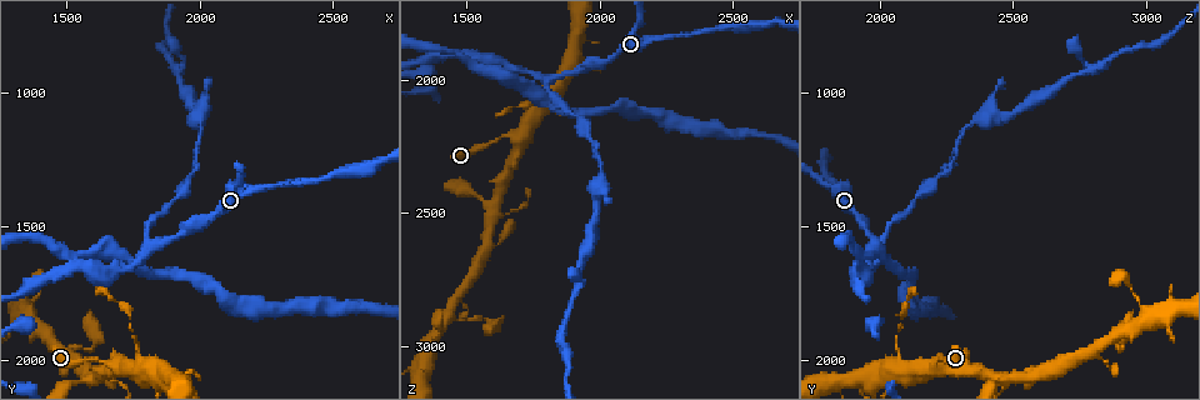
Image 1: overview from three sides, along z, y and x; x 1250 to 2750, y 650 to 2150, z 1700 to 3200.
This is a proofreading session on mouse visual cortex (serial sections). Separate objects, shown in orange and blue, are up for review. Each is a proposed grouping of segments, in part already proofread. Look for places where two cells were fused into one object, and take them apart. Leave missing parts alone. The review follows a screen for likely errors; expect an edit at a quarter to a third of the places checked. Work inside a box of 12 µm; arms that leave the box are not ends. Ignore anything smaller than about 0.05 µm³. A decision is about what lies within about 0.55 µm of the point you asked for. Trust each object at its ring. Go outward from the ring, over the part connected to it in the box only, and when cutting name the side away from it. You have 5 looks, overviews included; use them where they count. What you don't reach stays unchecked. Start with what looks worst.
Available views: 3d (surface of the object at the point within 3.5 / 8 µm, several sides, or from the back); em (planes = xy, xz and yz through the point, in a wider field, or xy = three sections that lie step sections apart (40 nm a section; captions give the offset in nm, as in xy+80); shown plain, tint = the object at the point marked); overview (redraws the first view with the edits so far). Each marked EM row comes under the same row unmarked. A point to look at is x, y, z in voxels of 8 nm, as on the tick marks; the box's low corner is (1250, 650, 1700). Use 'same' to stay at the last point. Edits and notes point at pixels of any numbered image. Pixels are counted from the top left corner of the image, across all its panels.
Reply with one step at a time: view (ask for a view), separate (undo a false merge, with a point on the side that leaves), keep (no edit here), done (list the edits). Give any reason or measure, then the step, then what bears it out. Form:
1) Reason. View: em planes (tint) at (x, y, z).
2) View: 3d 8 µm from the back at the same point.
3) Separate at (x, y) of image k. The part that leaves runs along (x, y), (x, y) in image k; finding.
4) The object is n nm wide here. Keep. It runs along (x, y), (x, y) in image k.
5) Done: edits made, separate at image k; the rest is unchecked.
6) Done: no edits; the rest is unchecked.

A fork. View: 3d 3.5 µm at (1800, 2010, 2060).

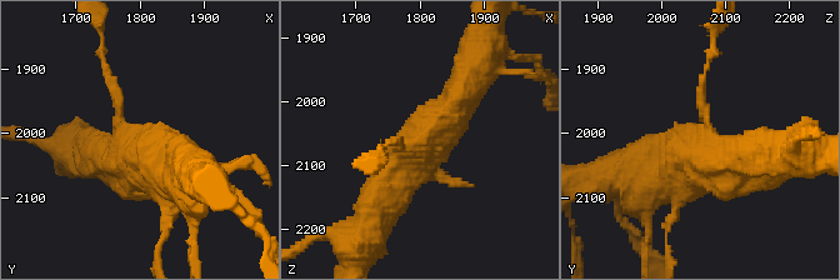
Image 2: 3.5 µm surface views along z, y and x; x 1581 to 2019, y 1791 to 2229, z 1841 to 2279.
Keep. It runs along (376, 221), (391, 186), (465, 90) in image 2; all the same cell.

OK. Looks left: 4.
Sharp bend. View: 3d 3.5 µm at (1830, 1580, 2000).

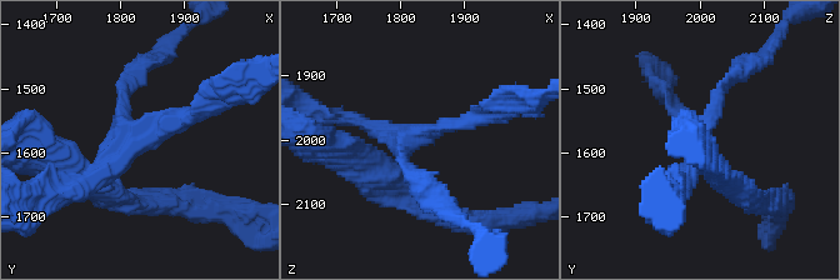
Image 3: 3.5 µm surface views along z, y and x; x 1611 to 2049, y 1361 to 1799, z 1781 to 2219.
View: em xy step 5 (tint) at (1835, 1575, 1995).

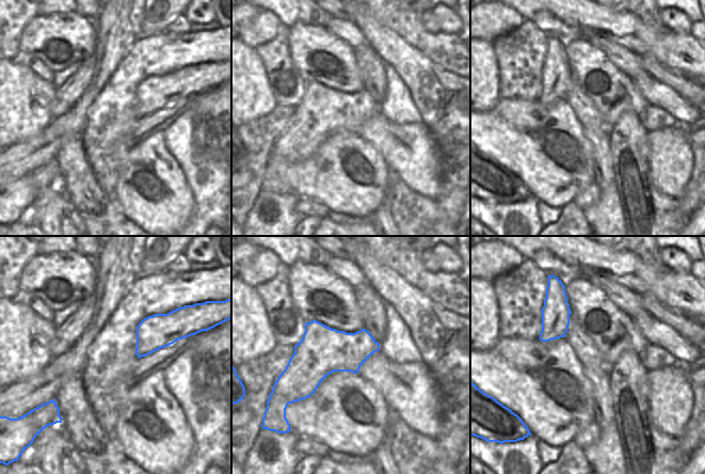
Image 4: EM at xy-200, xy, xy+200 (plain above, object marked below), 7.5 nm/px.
The arms are 150, 200, 200 nm wide. Keep. Continuous, no second cell.

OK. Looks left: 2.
Done: no edits; the rest is unchecked.

